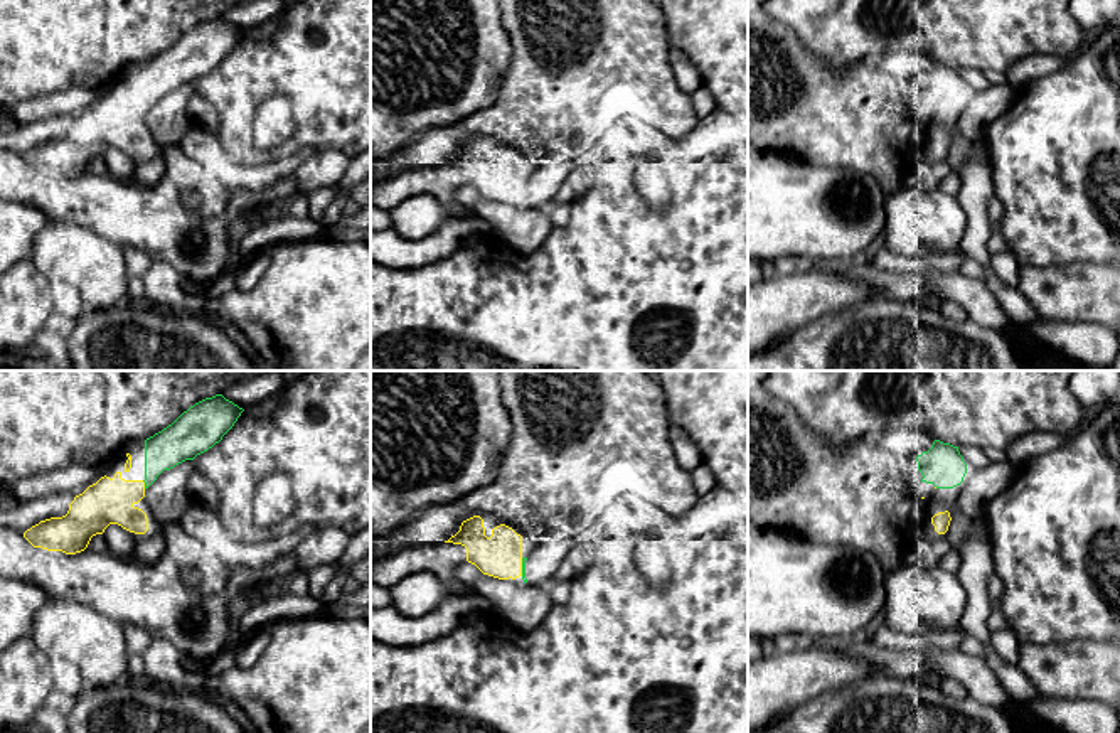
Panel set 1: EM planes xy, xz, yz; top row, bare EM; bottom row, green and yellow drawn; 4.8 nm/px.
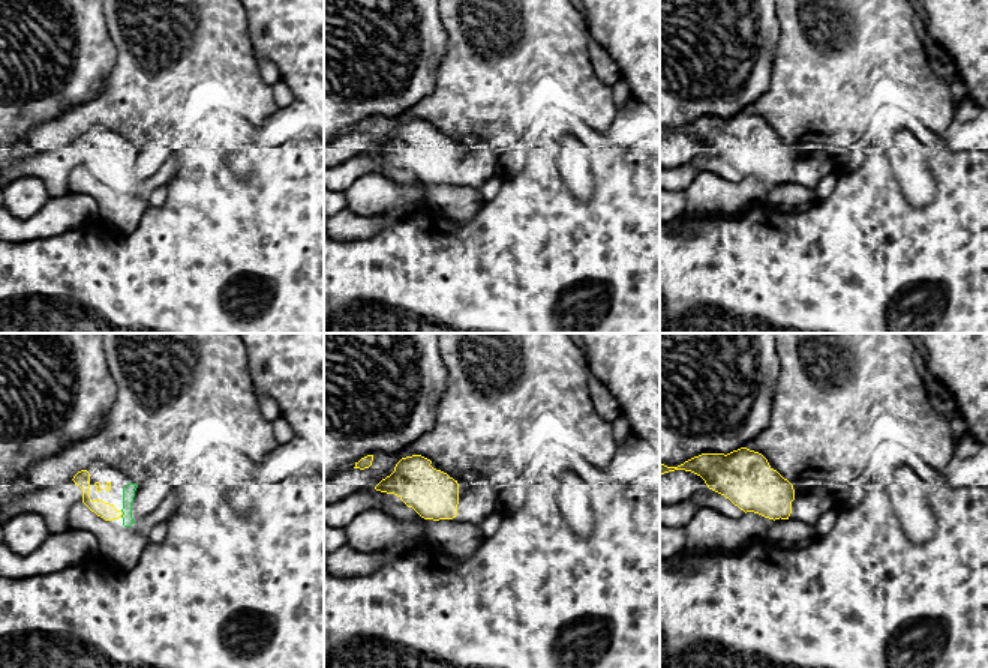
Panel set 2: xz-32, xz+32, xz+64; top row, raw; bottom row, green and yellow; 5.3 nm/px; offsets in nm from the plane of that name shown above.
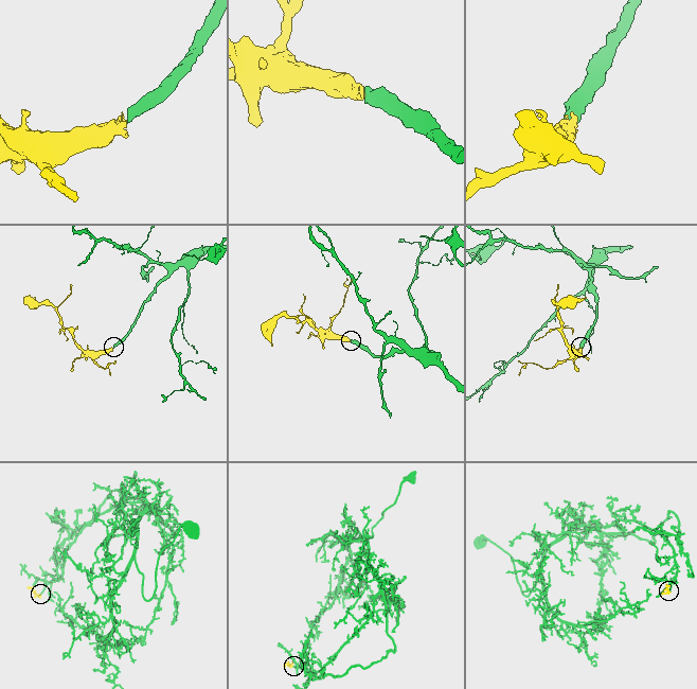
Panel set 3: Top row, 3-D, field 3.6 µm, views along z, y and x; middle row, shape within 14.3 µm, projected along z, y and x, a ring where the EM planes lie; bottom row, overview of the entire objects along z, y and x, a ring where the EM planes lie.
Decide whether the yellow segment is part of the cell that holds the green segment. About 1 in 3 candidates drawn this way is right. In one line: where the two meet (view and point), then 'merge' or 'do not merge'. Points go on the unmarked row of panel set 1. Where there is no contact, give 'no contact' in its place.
contact xy (145, 107); merge

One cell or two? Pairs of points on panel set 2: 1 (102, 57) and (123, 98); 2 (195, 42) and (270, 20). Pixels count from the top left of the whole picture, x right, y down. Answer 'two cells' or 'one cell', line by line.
1: two cells
2: two cells

